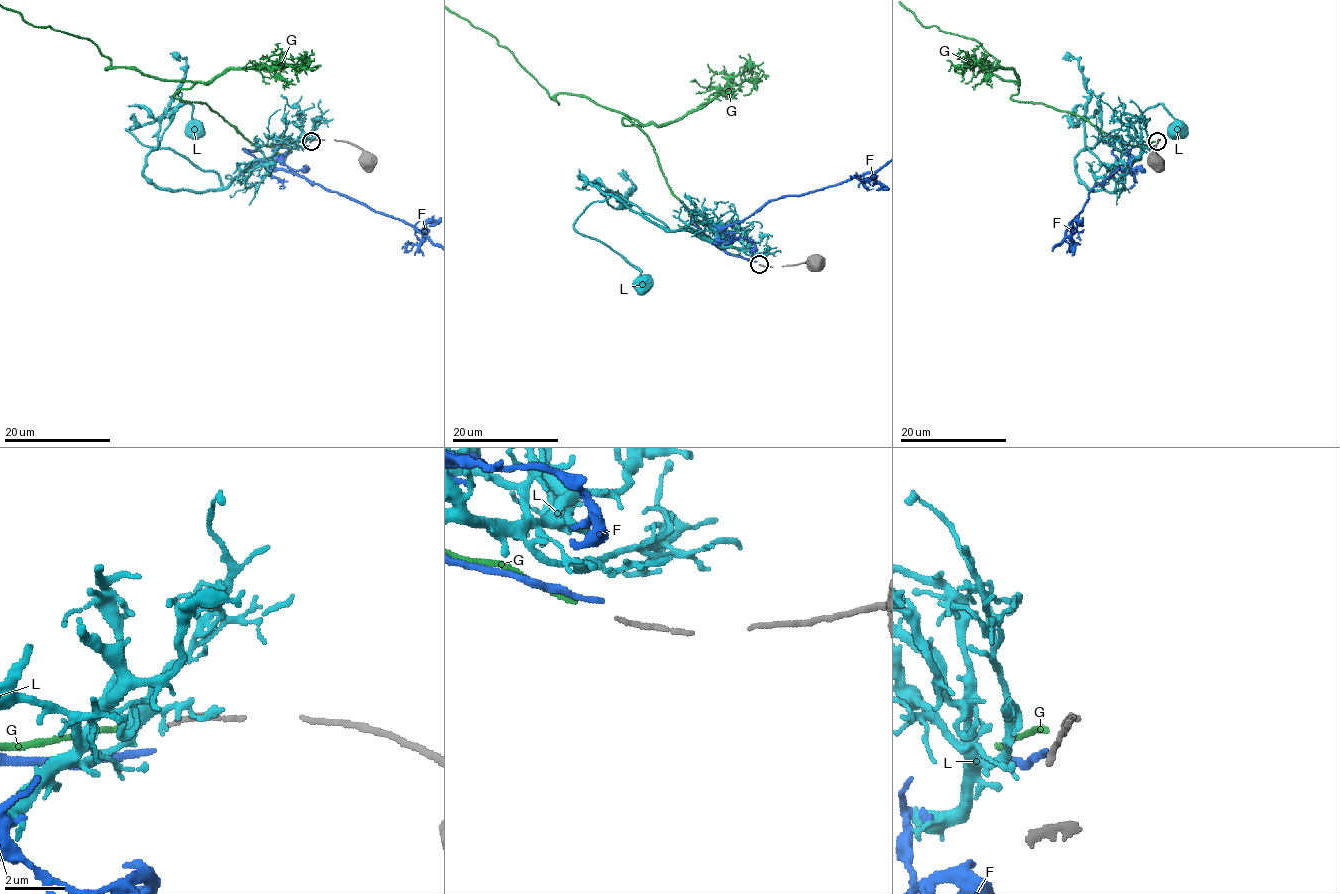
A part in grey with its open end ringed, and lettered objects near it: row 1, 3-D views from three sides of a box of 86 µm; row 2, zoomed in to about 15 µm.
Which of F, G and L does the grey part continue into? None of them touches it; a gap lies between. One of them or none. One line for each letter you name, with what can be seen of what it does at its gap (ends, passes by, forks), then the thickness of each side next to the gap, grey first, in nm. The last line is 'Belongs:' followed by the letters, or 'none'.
G: it ends; calibres 140 and 200 nm
Belongs: G

